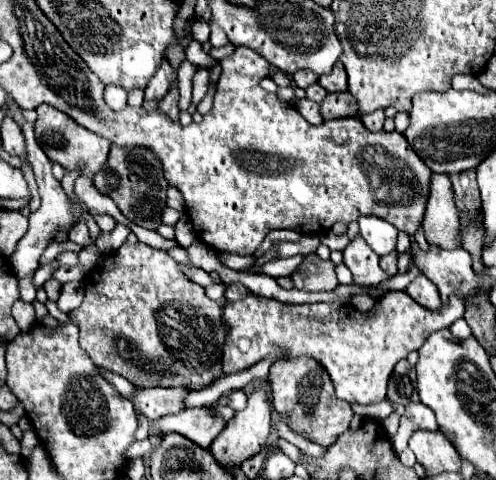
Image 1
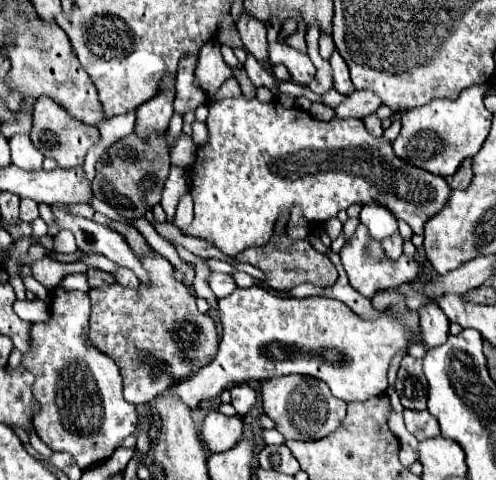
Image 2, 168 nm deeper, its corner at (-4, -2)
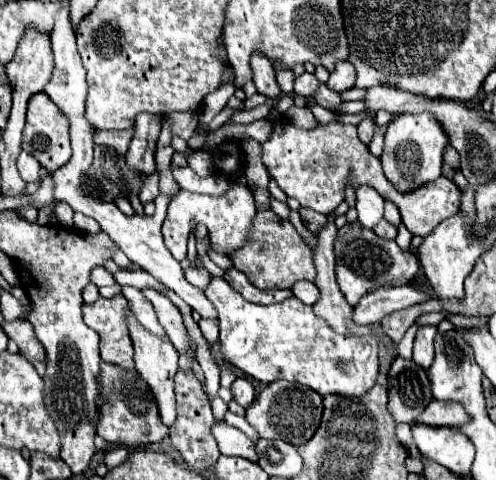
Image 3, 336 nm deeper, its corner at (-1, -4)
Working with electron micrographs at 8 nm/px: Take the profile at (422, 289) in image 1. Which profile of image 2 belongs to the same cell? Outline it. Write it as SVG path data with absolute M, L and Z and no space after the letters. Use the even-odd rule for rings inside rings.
M430 301L418 309L420 315L420 329L422 329L422 339L426 347L436 347L448 339L448 317L444 311L438 307L438 303Z

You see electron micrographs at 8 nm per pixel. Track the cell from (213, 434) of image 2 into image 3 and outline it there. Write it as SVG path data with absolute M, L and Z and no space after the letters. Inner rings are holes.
M215 423L213 425L213 435L217 439L221 455L235 455L249 459L257 463L257 453L255 453L255 443L239 429L227 425L227 423Z

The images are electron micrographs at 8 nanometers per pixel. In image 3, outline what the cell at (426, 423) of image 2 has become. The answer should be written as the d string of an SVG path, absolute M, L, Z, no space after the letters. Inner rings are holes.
M433 399L427 409L421 413L421 419L417 419L417 423L425 423L425 425L449 425L449 427L461 427L465 423L469 423L471 417L467 415L467 411L461 407L461 403L451 403L451 401L437 401Z

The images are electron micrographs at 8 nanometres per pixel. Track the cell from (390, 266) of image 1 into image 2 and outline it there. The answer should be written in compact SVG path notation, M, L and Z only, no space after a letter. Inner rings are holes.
M400 233L392 235L392 239L384 239L384 243L382 243L382 247L384 247L384 251L386 251L386 257L388 257L390 261L400 259L400 255L402 255L402 245L404 245L404 239L400 237Z

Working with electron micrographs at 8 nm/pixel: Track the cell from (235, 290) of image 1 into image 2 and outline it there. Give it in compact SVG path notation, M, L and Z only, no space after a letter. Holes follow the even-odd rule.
M214 273L214 275L210 277L210 289L214 291L214 295L216 295L218 299L228 297L236 287L238 287L238 285L234 283L232 275L226 275L226 273Z

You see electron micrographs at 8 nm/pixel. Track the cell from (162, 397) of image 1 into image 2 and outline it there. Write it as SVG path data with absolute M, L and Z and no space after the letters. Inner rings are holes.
M250 287L250 289L236 289L232 295L218 301L220 311L220 323L222 323L222 339L216 353L216 359L204 367L204 371L198 371L192 375L192 379L178 383L172 389L172 395L182 401L188 409L196 409L200 403L216 399L224 389L230 389L234 385L246 383L246 381L266 381L270 377L300 373L300 375L312 375L328 383L334 397L344 401L366 401L370 397L378 397L386 391L388 381L386 373L390 367L390 361L396 353L402 349L408 349L412 343L422 343L416 339L416 333L404 325L400 319L402 313L408 311L404 303L392 305L390 309L382 311L378 319L362 319L356 315L348 305L336 299L326 297L306 297L306 299L292 299L292 297L278 297L262 287Z

